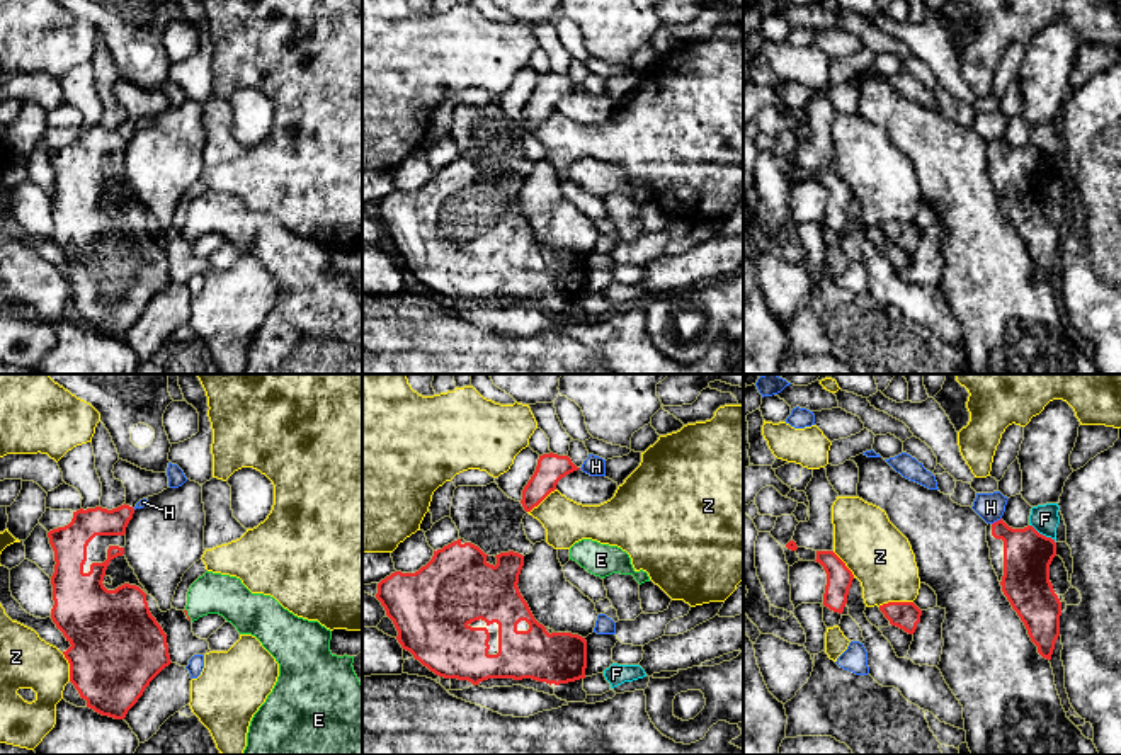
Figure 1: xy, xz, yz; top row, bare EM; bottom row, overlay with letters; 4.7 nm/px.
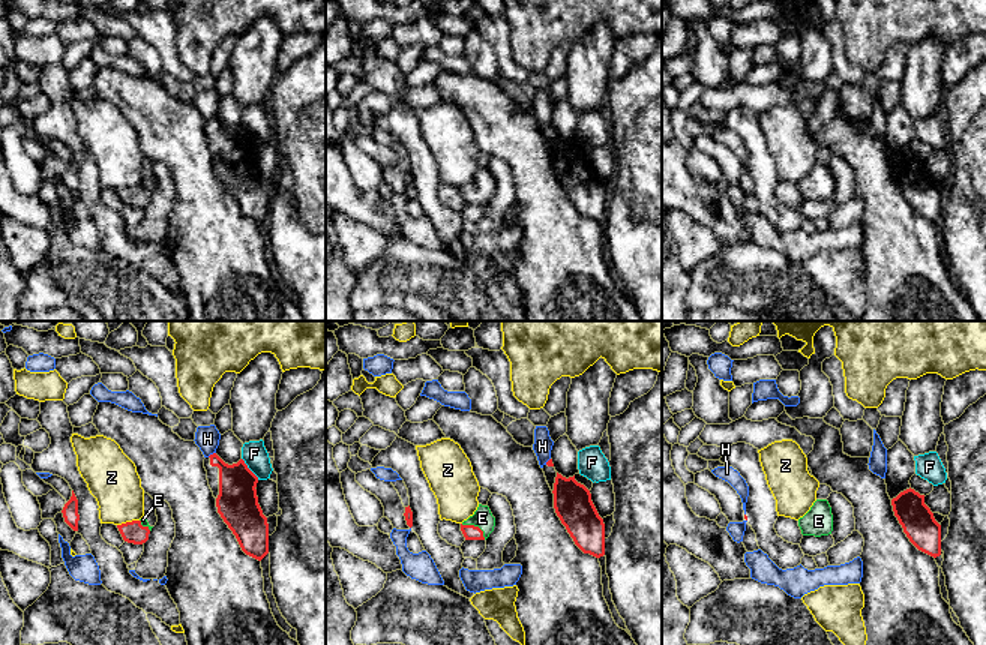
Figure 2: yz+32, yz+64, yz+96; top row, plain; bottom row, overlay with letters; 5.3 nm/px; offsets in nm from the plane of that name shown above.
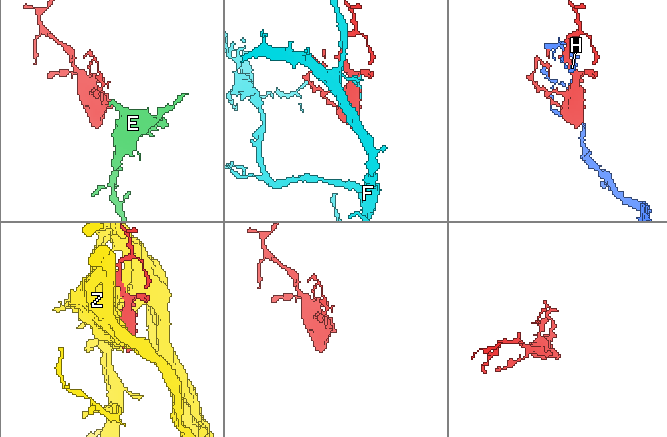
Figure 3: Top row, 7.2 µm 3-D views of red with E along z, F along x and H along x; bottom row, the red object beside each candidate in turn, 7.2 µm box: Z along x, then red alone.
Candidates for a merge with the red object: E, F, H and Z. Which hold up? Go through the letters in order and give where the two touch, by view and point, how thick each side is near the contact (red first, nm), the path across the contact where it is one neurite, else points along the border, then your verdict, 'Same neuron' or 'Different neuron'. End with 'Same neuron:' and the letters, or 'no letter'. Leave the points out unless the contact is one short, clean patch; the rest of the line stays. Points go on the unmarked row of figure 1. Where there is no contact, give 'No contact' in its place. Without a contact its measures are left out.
E: Touches red at xy (186, 233). Thickness 20 nm (red) against 190 nm. Path across: xy (184, 230), (186, 233), (208, 213), (220, 213). Same neuron
F: Touches red at yz (1041, 153). Thickness 220 nm (red) against 130 nm. Different neuron
H: Touches red at yz (997, 140). Thickness 220 nm (red) against 140 nm. Different neuron
Z: Touches red at yz (895, 221). Thickness 130 nm (red) against 300 nm. Different neuron
Same neuron: E

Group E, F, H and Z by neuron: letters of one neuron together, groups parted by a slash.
E / F / H / Z

